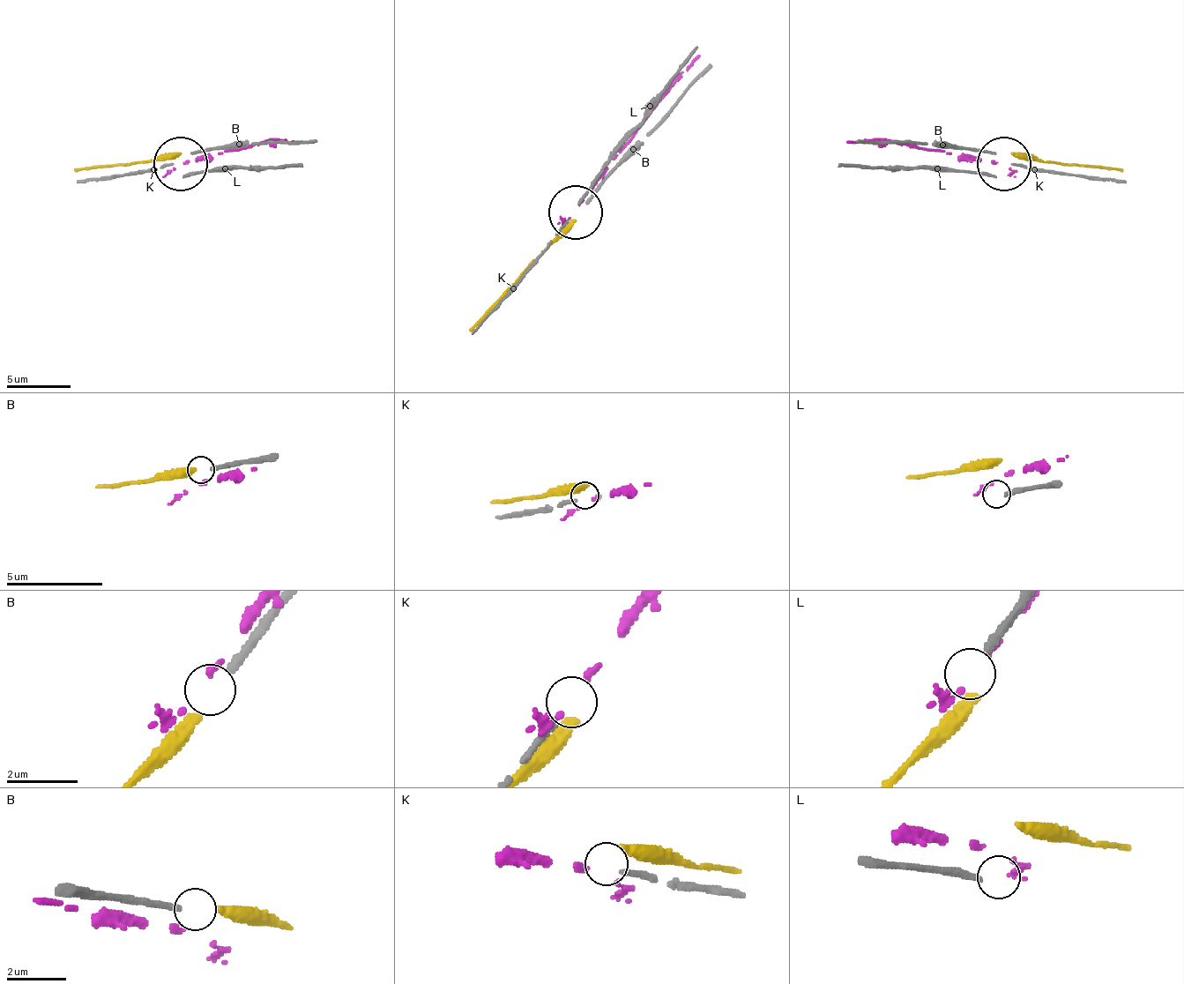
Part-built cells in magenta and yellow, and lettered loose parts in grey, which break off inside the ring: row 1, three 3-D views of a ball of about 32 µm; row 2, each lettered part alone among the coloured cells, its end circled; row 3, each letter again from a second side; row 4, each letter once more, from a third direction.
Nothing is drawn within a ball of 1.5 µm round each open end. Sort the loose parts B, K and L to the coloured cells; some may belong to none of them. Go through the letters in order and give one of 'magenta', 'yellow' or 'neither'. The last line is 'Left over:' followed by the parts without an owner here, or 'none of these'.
B: yellow
K: magenta
L: neither
Left over: L

